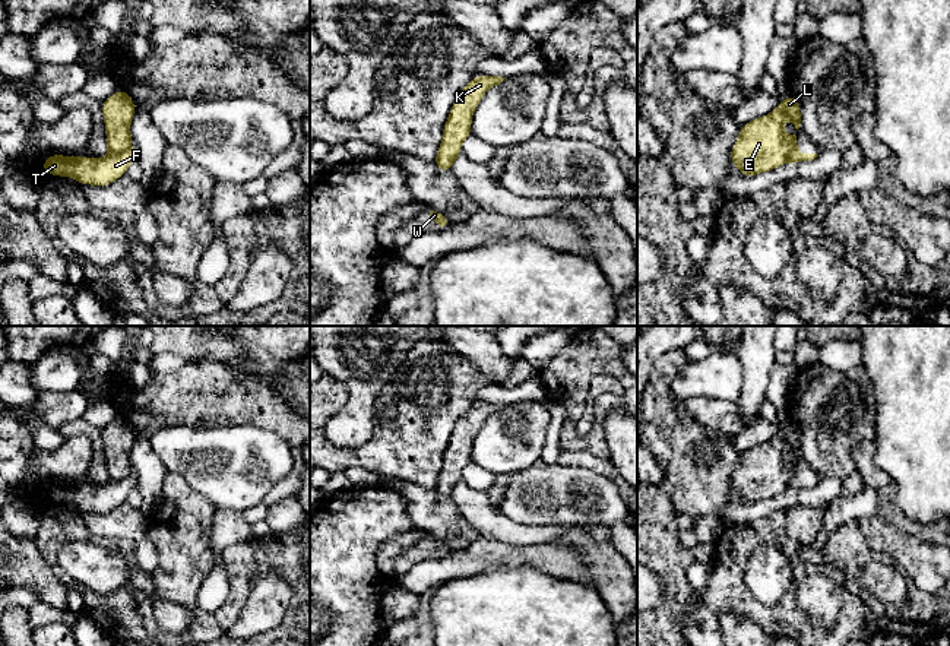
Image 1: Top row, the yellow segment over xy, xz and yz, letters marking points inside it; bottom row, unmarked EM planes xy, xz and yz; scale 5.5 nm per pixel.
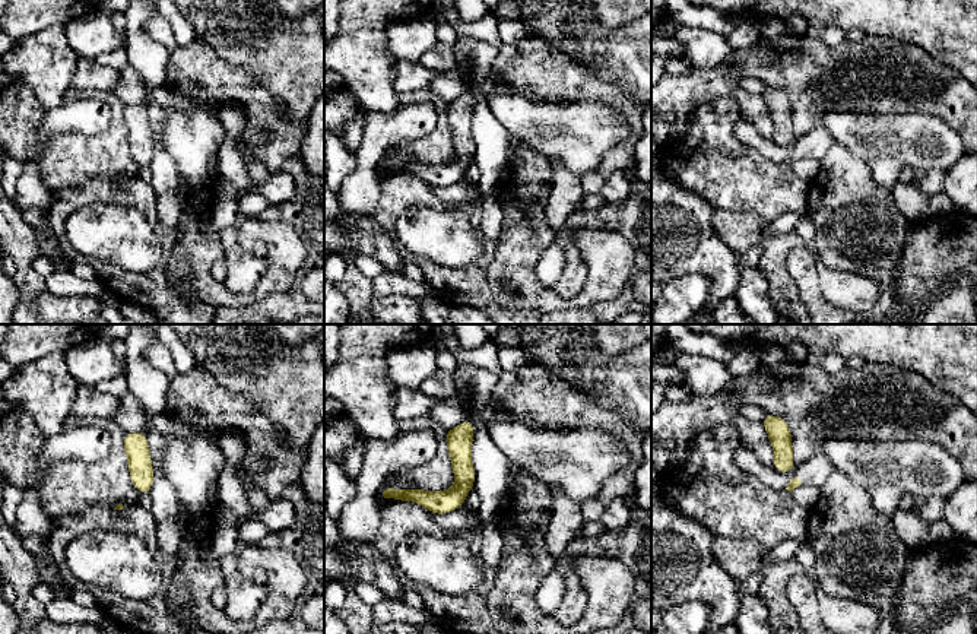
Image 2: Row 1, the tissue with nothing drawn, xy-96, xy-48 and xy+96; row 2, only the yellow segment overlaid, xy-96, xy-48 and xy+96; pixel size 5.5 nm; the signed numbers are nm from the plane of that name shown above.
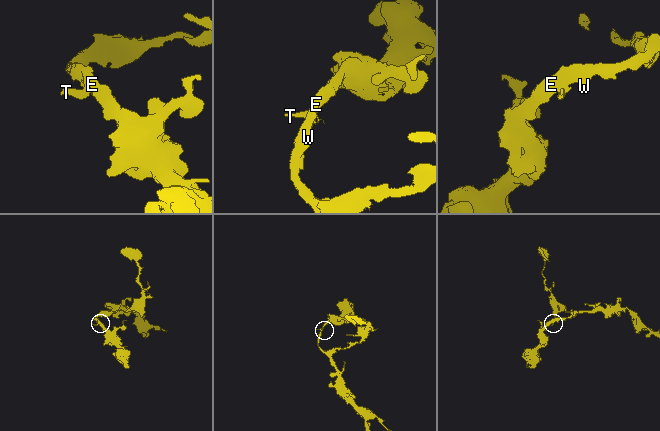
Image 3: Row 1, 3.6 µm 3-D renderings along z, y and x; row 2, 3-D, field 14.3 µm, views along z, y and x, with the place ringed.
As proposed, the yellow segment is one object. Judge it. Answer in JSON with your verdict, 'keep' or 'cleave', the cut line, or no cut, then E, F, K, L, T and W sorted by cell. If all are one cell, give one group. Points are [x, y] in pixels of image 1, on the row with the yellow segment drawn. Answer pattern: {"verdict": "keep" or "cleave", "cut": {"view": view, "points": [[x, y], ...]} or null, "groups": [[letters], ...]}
{"verdict": "cleave", "cut": {"view": "xy", "points": [[130, 146], [120, 152], [110, 152]]}, "groups": [["E", "K", "L", "W"], ["F", "T"]]}

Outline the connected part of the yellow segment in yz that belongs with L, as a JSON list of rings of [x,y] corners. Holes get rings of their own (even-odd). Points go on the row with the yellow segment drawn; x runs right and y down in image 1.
[[[788,94],[770,114],[741,126],[728,158],[742,177],[773,171],[786,162],[802,132],[799,104]],[[785,118],[791,118],[795,126],[795,134],[791,137],[783,133]]]

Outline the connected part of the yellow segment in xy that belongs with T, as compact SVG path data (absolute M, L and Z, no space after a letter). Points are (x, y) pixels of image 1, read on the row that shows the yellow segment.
M132 148L121 152L108 152L104 158L50 155L41 170L50 175L72 177L79 184L105 187L126 175L127 168L136 161L137 152Z

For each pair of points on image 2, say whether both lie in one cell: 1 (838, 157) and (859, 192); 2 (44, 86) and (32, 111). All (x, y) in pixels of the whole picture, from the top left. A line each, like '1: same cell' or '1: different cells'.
1: same cell
2: different cells

